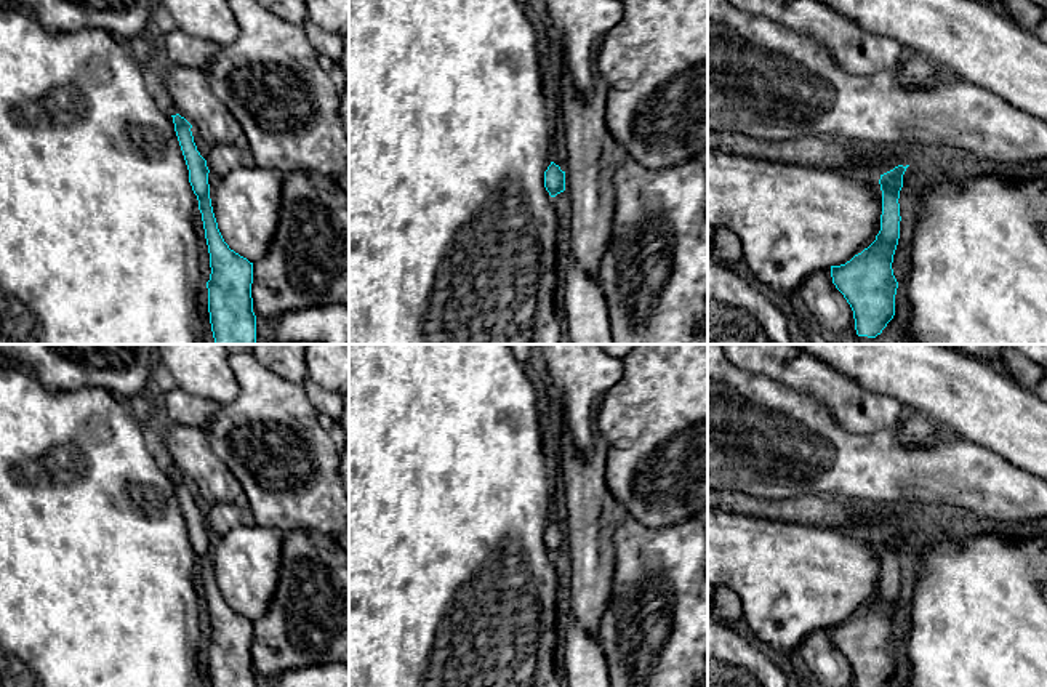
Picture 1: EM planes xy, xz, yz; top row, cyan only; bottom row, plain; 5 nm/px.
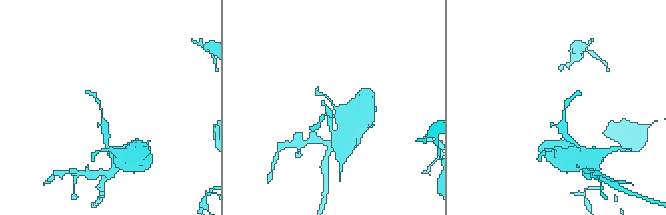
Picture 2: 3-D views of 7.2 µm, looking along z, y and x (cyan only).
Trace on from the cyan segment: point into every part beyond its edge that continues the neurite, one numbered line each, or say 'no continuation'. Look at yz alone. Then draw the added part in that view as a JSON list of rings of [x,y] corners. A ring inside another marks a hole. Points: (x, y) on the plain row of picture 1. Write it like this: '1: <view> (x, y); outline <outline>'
no continuation

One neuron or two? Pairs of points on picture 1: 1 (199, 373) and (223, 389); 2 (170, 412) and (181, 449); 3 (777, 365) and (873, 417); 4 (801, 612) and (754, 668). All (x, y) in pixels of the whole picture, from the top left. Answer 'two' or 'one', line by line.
1: one
2: two
3: one
4: two

